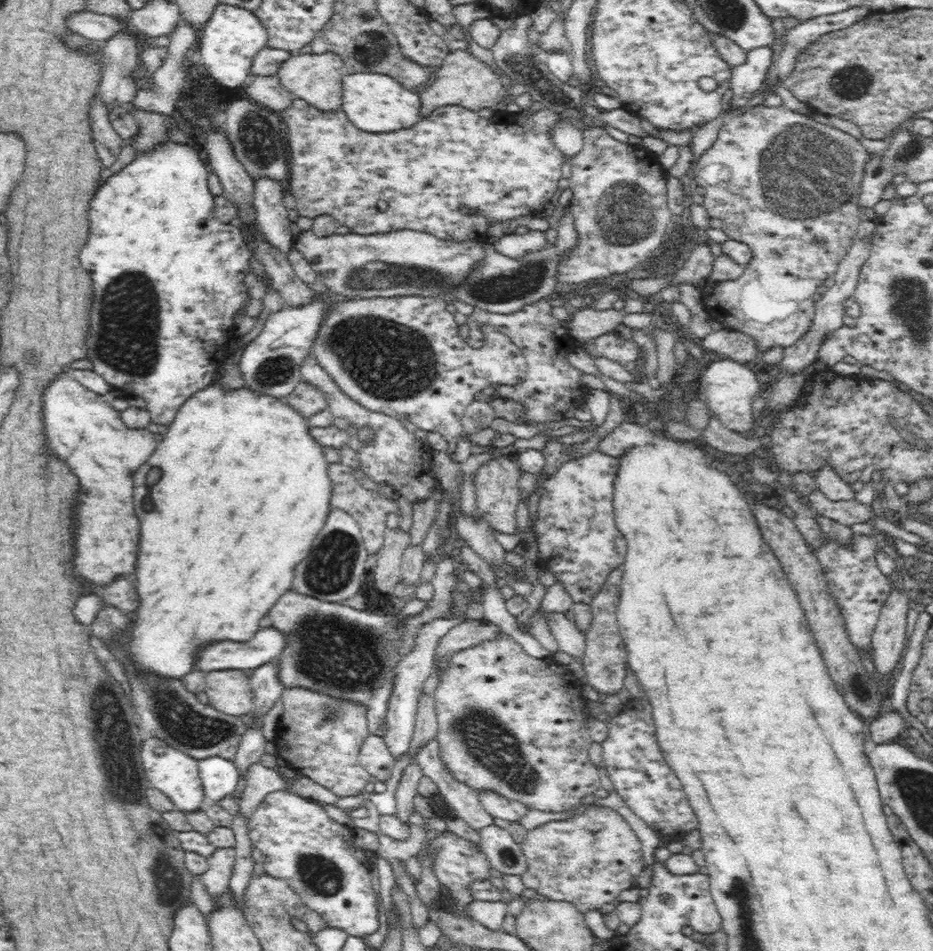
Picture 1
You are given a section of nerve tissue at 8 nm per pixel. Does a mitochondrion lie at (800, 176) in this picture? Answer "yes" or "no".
yes

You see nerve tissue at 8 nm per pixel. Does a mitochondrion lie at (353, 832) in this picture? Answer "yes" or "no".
no

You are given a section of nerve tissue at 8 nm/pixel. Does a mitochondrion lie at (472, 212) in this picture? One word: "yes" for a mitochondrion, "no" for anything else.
no

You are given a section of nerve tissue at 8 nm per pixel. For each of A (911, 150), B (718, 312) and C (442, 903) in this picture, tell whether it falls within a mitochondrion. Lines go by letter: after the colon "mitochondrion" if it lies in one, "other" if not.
A: mitochondrion
B: other
C: other

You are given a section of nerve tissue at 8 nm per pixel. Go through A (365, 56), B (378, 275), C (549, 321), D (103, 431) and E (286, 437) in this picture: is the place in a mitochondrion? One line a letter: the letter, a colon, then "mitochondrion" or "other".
A: mitochondrion
B: mitochondrion
C: other
D: other
E: other

